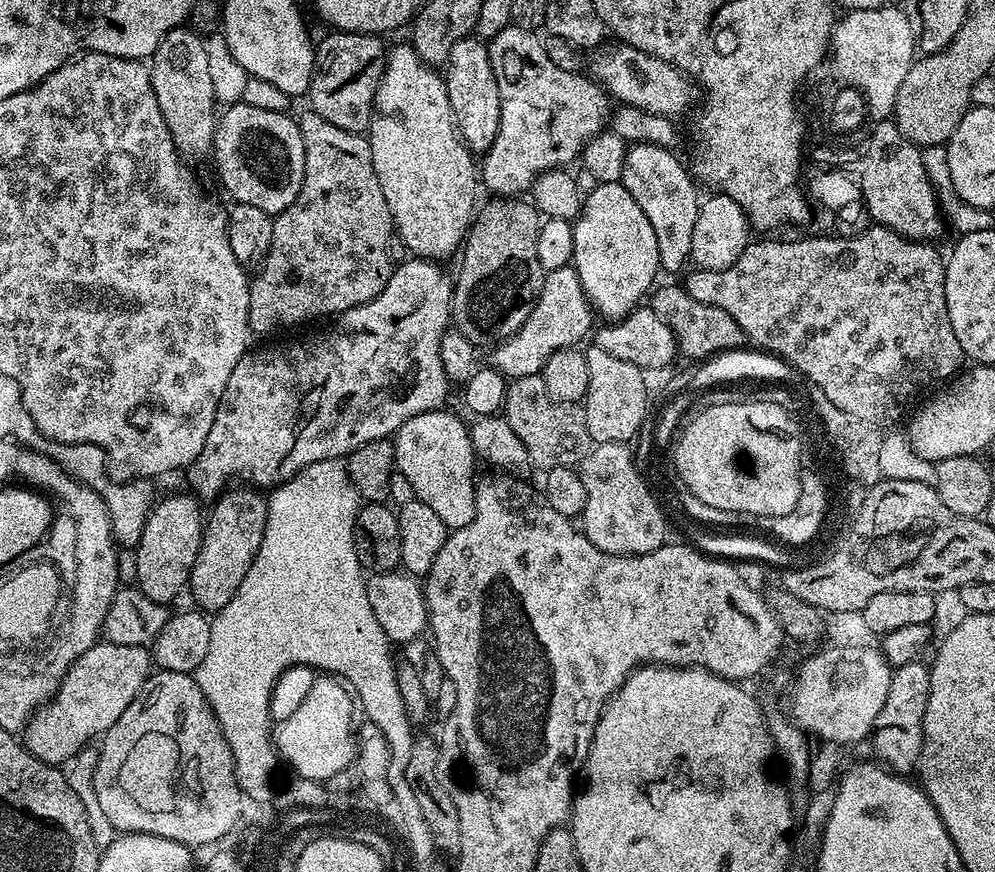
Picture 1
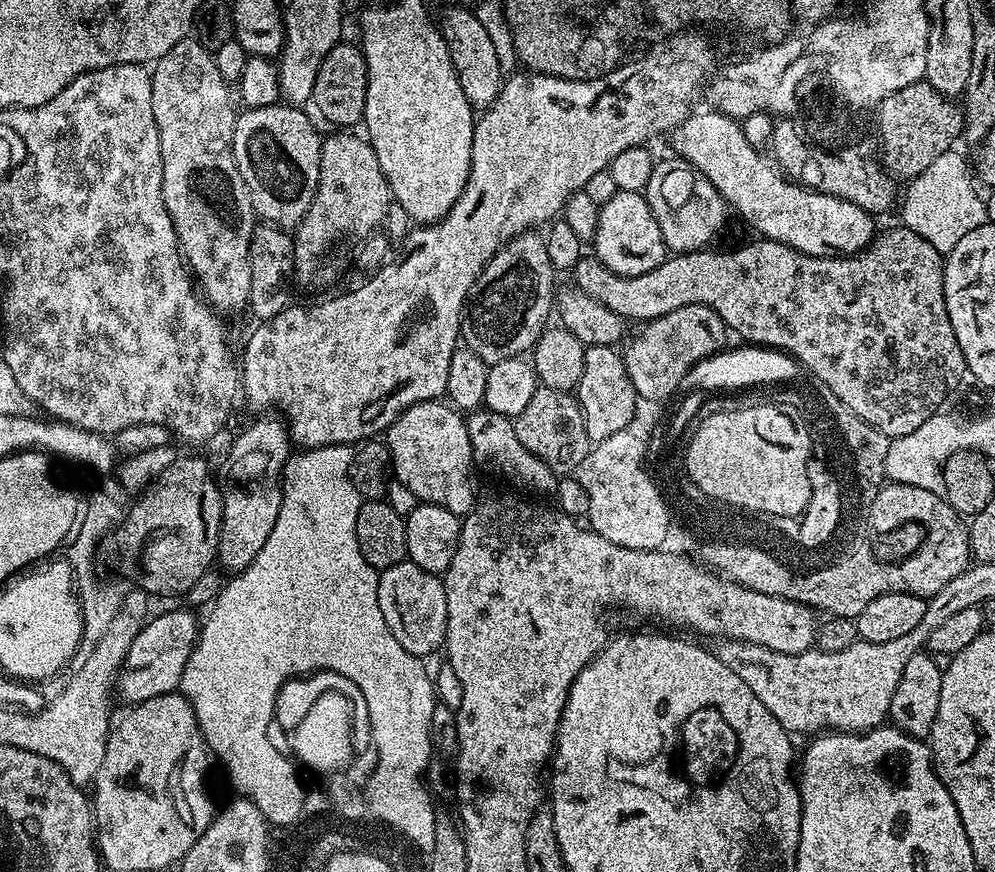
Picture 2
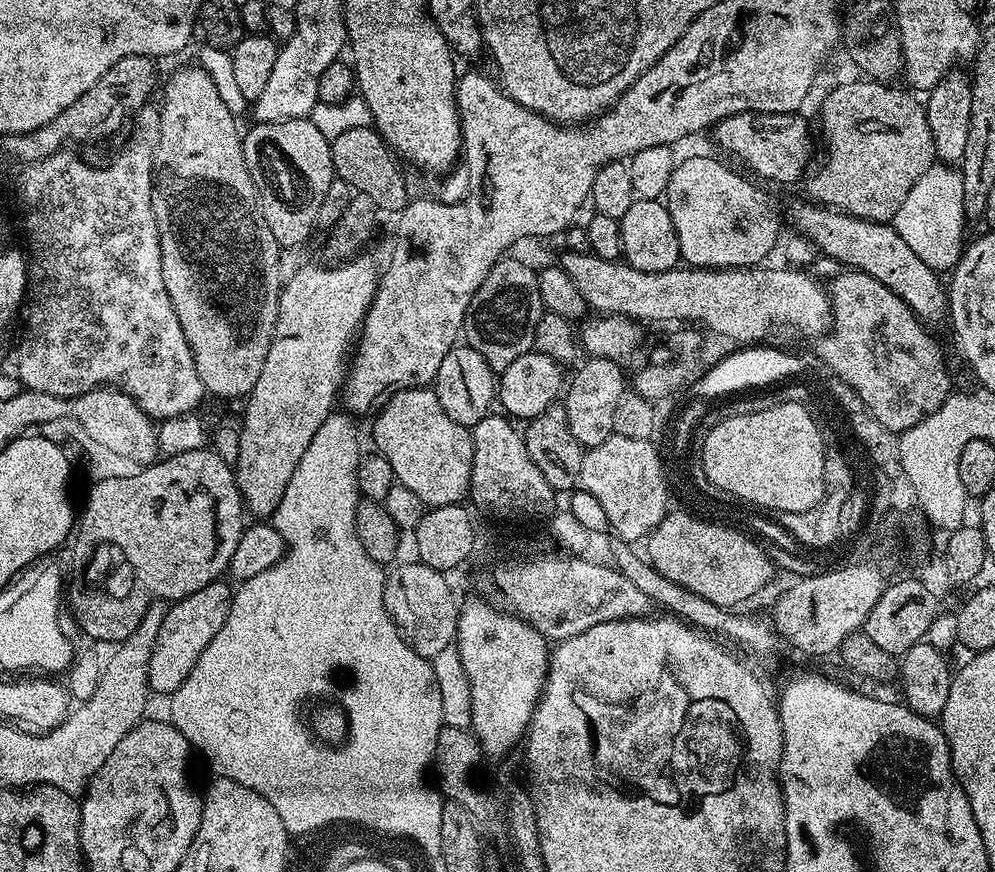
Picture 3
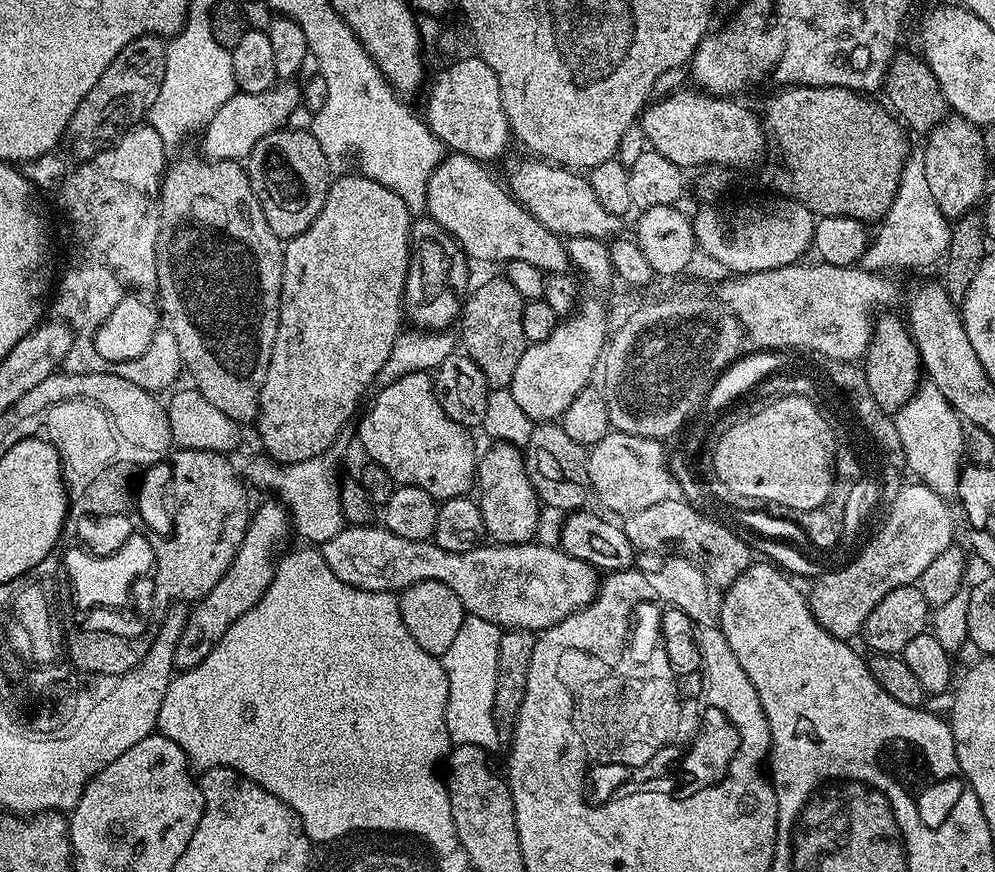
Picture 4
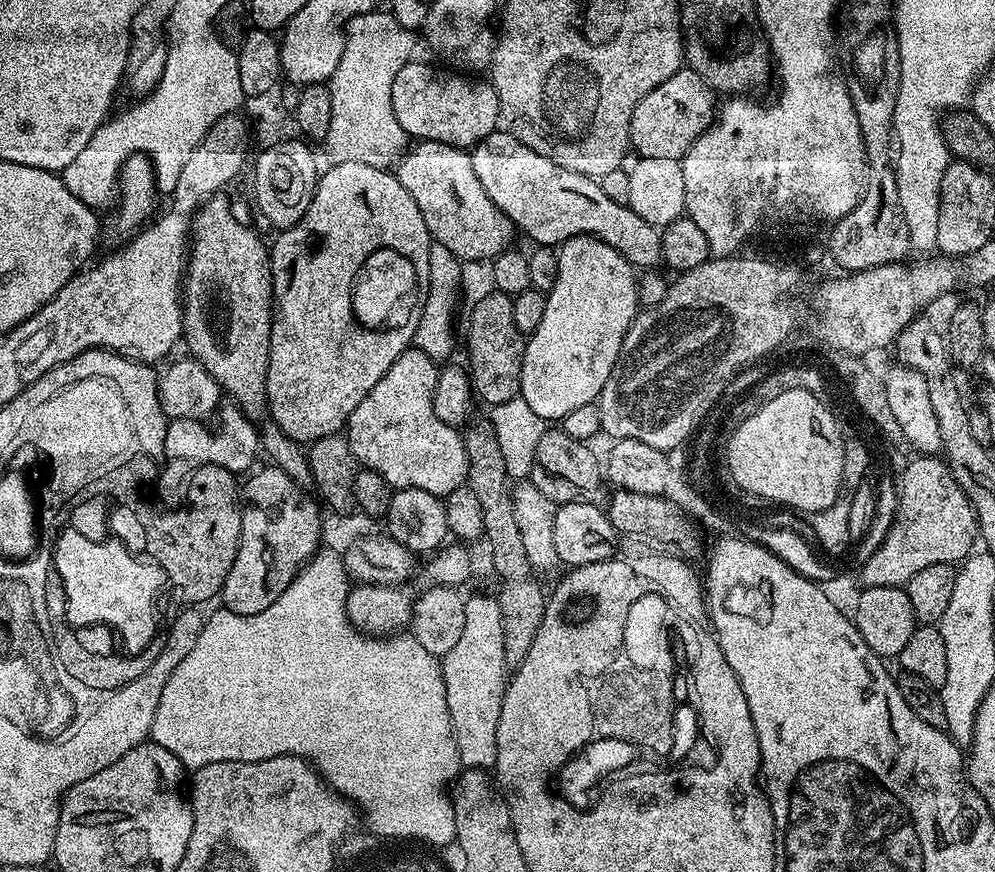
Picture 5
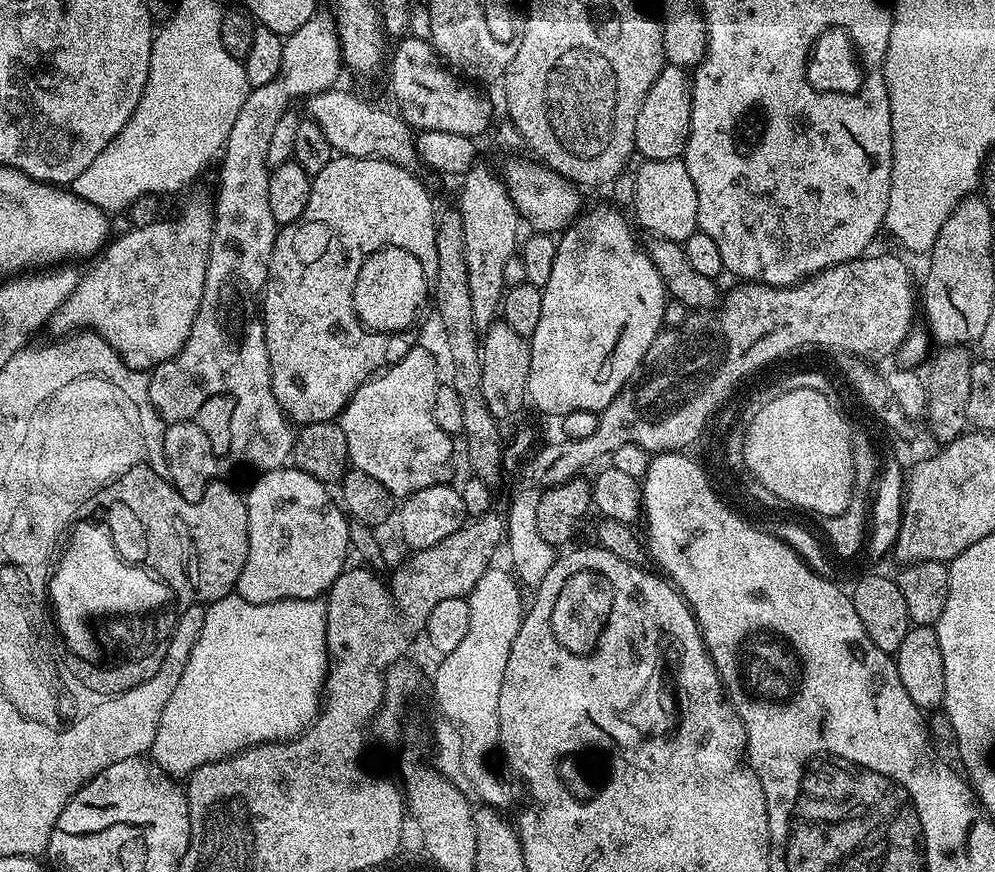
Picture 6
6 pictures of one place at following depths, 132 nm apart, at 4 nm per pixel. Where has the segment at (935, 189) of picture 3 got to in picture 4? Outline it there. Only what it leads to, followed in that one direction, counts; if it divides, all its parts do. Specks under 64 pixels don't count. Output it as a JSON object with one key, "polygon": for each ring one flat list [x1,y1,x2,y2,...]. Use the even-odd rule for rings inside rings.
{"polygon":[[909,155,894,202,877,228,880,229,874,232,874,239,864,251,863,267,873,270,928,268,931,264,939,265,947,257,952,237,950,221,938,210,938,202,934,202,930,186,926,186,924,162,919,155]]}

